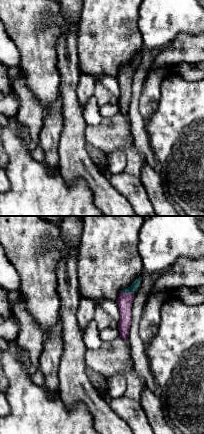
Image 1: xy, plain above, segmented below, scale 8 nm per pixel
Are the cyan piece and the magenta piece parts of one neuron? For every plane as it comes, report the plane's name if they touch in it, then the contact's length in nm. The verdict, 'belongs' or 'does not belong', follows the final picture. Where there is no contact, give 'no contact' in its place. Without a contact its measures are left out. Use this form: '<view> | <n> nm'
xy | 100 nm

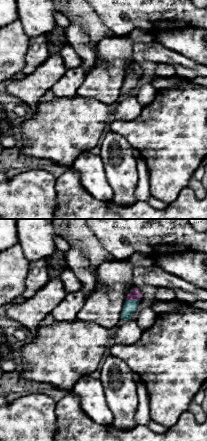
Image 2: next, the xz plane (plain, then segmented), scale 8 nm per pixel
xz | 100 nm

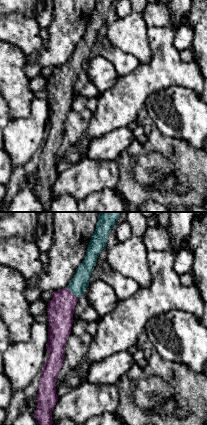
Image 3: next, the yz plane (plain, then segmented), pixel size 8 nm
yz | 130 nm

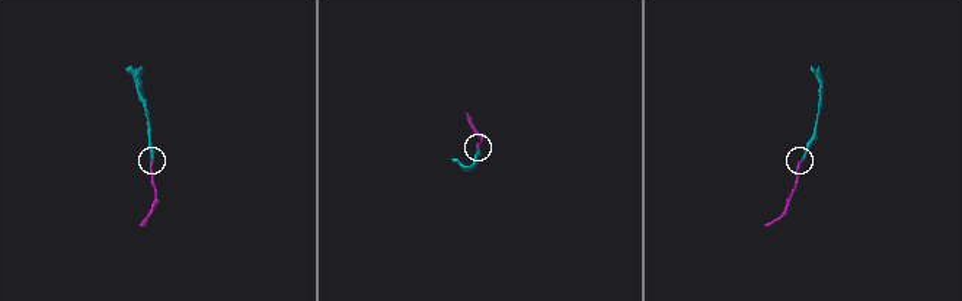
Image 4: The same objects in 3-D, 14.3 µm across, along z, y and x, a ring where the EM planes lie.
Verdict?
belongs

